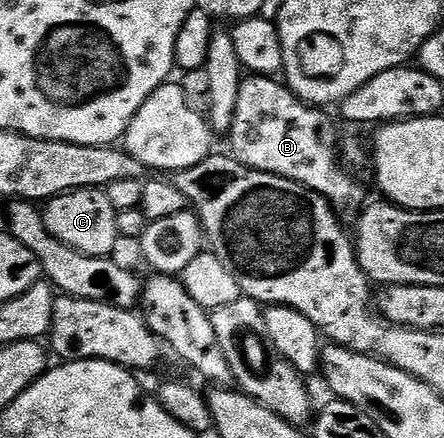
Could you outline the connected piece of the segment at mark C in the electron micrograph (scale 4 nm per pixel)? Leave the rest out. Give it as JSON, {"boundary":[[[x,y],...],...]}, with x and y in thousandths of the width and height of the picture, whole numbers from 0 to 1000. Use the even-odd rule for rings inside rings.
{"boundary":[[[176,429],[169,438],[146,438],[101,459],[95,475],[99,516],[108,516],[108,534],[144,562],[162,562],[191,584],[255,587],[257,564],[270,557],[266,534],[266,482],[243,461],[243,443],[225,429]]]}

